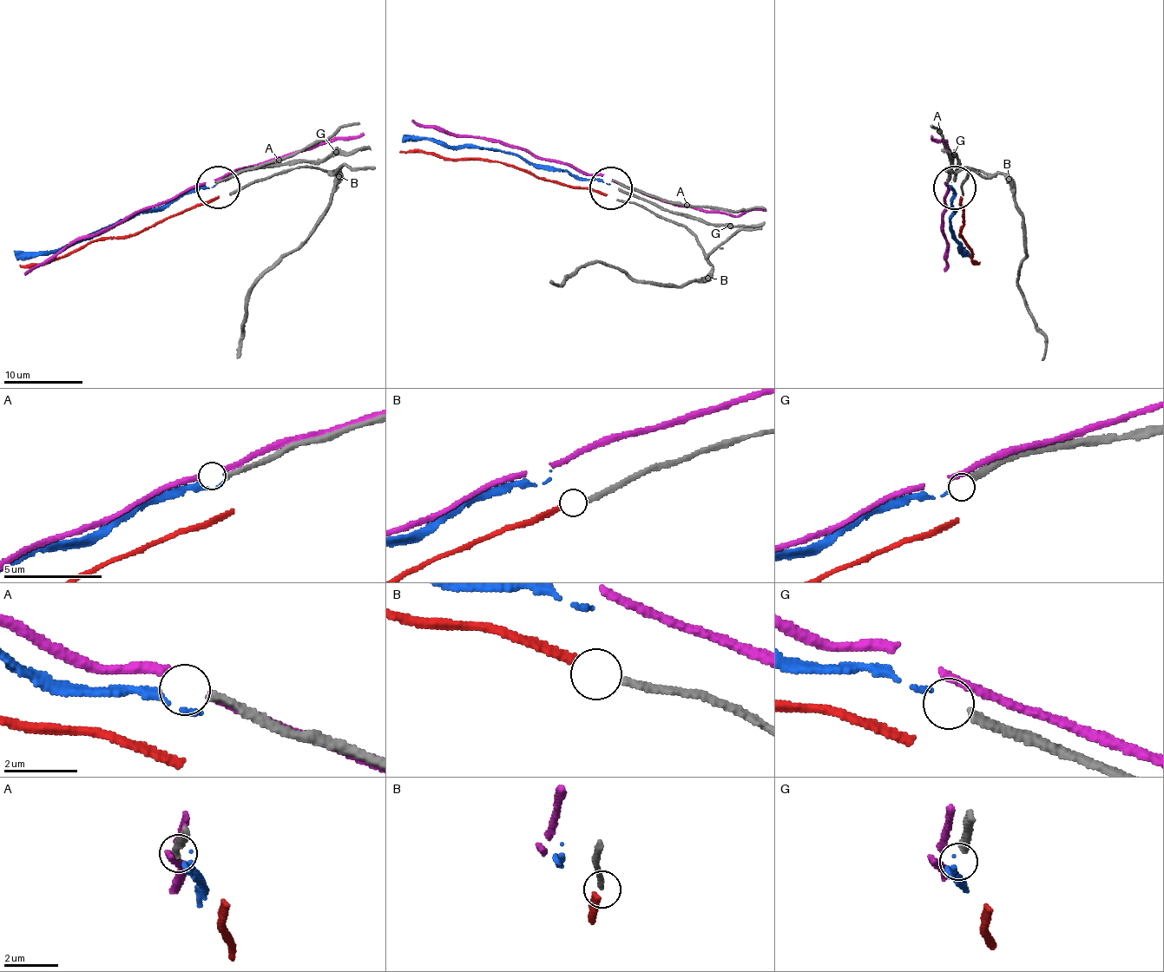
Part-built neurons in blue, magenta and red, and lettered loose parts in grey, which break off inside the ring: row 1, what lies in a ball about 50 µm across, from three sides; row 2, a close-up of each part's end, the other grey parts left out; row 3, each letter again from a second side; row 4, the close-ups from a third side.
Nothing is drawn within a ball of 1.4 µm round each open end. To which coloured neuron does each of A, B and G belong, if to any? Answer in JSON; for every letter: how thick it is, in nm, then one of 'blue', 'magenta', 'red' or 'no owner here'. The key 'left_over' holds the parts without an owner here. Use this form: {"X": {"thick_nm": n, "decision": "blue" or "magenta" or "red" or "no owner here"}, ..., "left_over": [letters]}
{"A": {"thick_nm": 190, "decision": "no owner here"}, "B": {"thick_nm": 200, "decision": "red"}, "G": {"thick_nm": 240, "decision": "blue"}, "left_over": ["A"]}

